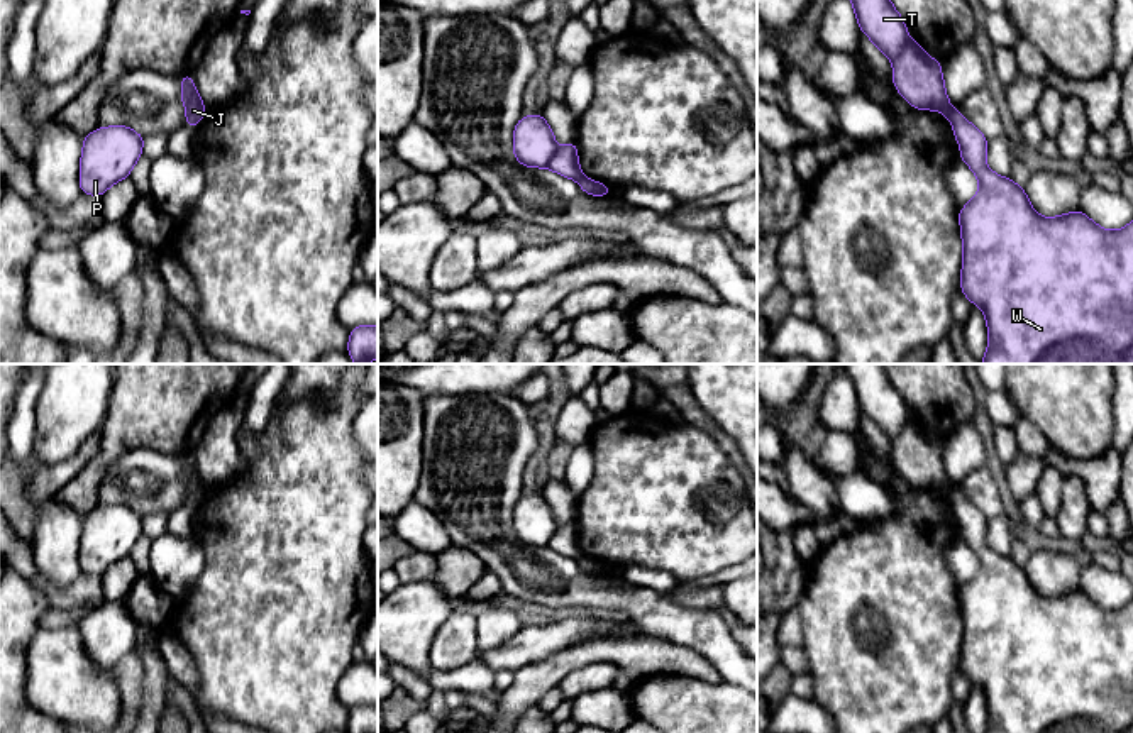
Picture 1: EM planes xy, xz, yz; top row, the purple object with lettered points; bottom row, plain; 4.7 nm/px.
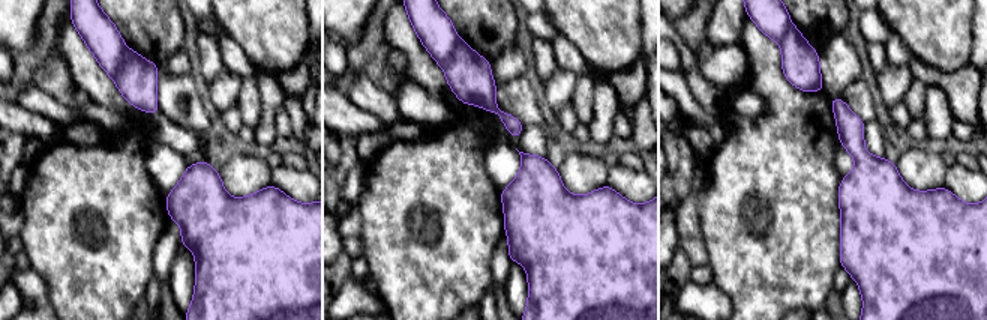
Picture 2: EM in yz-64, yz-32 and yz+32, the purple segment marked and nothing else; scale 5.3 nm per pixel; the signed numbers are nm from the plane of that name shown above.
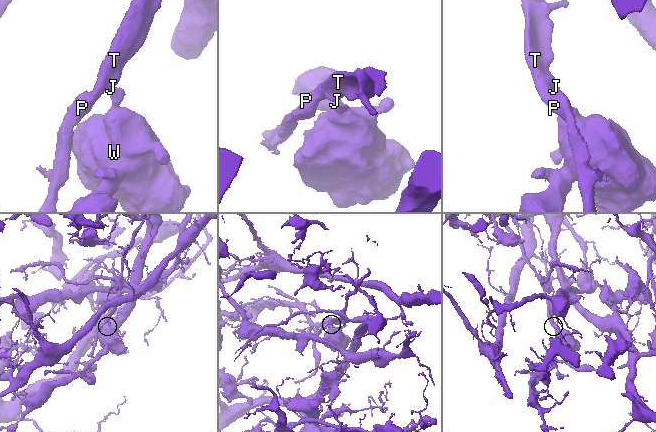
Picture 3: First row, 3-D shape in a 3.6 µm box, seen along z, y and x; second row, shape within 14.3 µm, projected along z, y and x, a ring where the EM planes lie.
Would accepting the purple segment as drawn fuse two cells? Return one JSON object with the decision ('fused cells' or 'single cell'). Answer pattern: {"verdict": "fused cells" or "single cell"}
{"verdict": "fused cells"}

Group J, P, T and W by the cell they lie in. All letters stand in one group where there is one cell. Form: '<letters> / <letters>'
J / P T W

